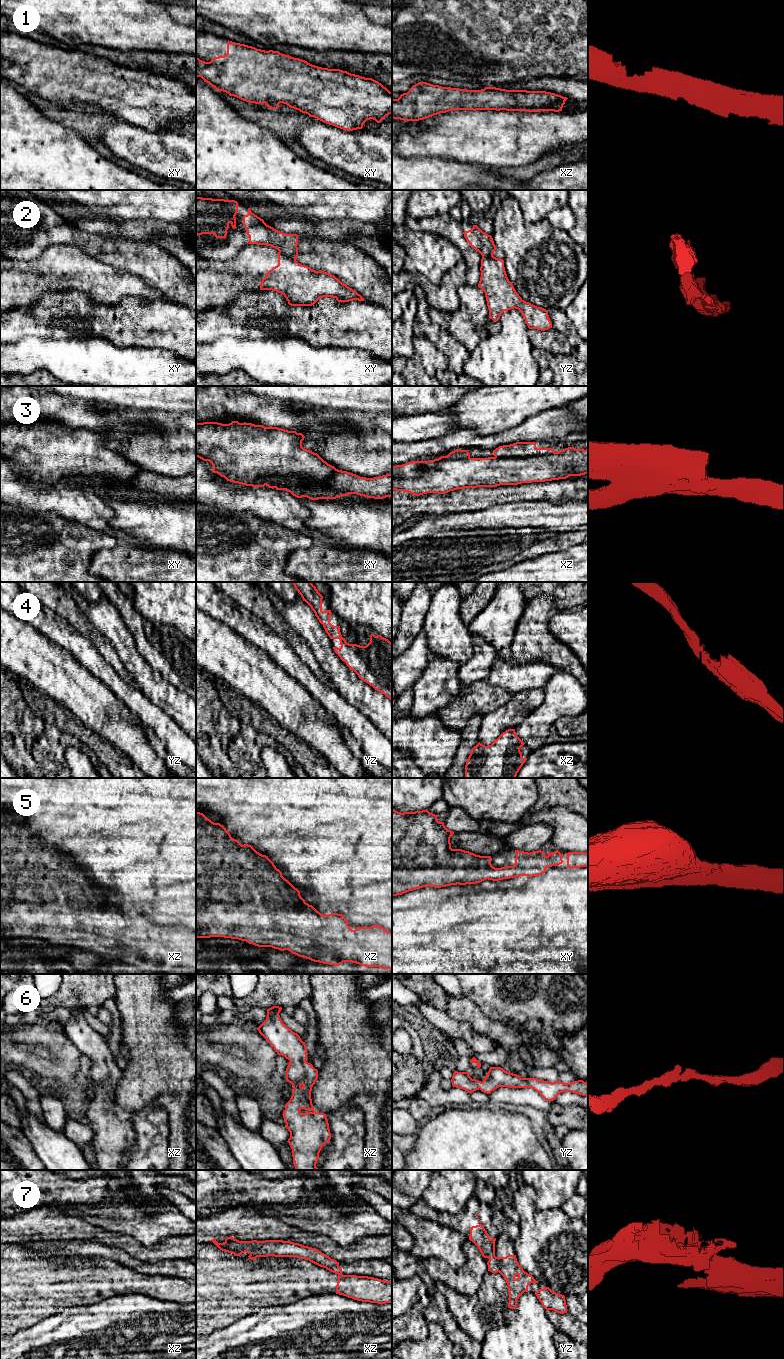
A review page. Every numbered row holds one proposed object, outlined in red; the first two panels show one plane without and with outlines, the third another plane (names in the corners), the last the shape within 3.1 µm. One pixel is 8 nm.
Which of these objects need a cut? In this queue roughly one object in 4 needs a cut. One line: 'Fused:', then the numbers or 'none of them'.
Fused: 2, 3, 7

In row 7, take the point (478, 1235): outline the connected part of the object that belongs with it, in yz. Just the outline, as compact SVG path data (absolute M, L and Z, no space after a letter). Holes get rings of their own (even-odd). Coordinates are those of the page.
M480 1223L472 1226L470 1229L469 1240L472 1241L480 1250L484 1258L488 1258L488 1271L492 1273L499 1272L498 1262L495 1256L495 1241L496 1238L490 1239L489 1234Z

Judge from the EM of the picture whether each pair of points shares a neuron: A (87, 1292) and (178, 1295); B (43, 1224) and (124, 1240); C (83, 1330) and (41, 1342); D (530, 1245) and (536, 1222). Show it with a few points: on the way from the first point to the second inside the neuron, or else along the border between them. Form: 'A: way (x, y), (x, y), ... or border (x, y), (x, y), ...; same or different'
A: way (110, 1284), (146, 1284), (155, 1286); same
B: way (63, 1225), (69, 1228), (104, 1234); same
C: way (73, 1335), (51, 1341); same
D: way (532, 1239), (536, 1228); same

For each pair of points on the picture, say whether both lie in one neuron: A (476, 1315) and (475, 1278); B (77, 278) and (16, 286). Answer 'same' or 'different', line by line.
A: different
B: same

